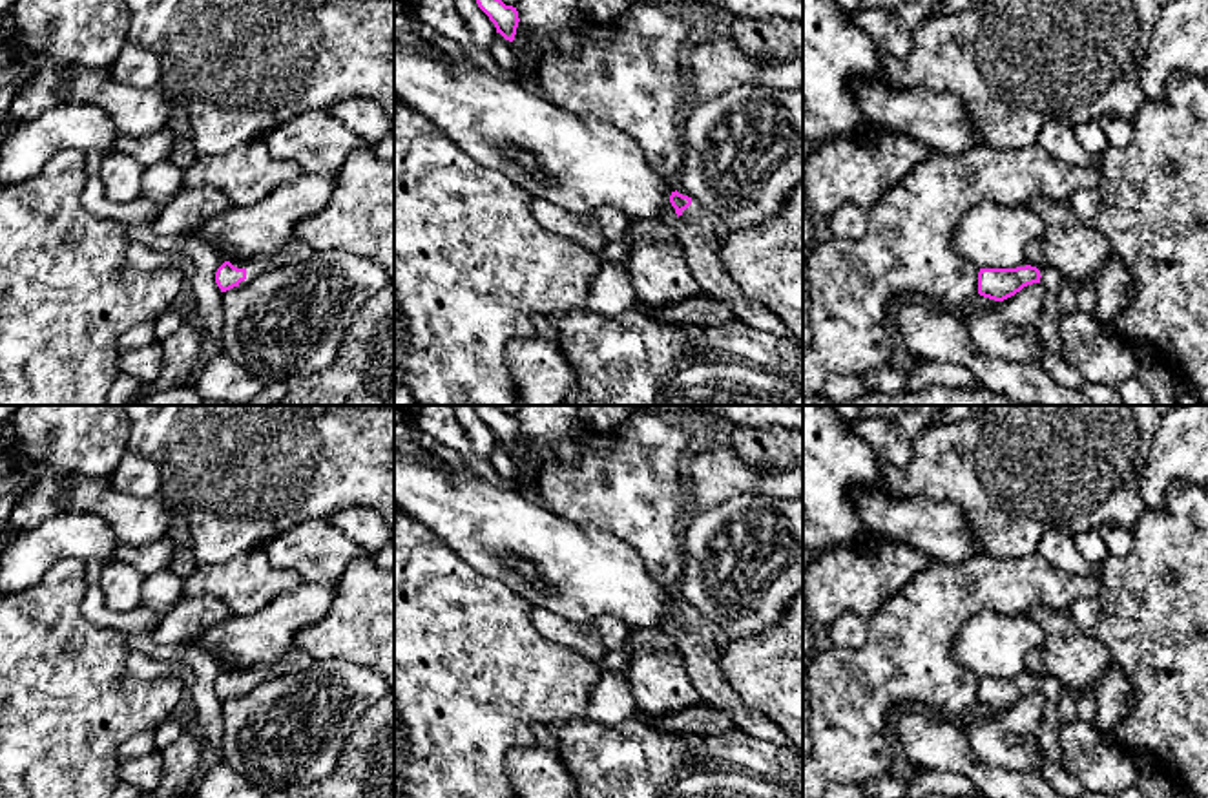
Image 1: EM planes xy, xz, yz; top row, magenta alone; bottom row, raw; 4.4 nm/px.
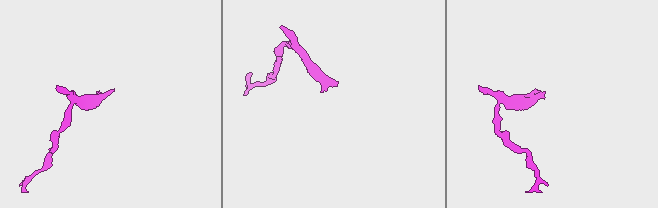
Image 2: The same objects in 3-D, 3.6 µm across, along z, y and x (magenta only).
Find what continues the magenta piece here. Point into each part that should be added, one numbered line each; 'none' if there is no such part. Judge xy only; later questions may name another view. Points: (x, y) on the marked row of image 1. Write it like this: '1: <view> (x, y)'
1: xy (294, 251)

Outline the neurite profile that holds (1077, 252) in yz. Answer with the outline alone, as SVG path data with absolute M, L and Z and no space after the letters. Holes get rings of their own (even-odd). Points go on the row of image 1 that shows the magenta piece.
M1033 197L1026 206L1044 225L1042 237L1026 248L1026 261L1036 268L1057 270L1073 287L1095 281L1113 254L1108 239L1080 223L1069 203Z

